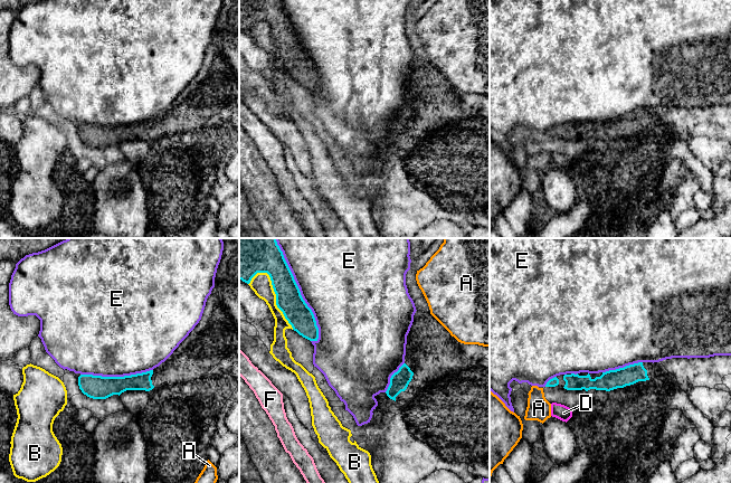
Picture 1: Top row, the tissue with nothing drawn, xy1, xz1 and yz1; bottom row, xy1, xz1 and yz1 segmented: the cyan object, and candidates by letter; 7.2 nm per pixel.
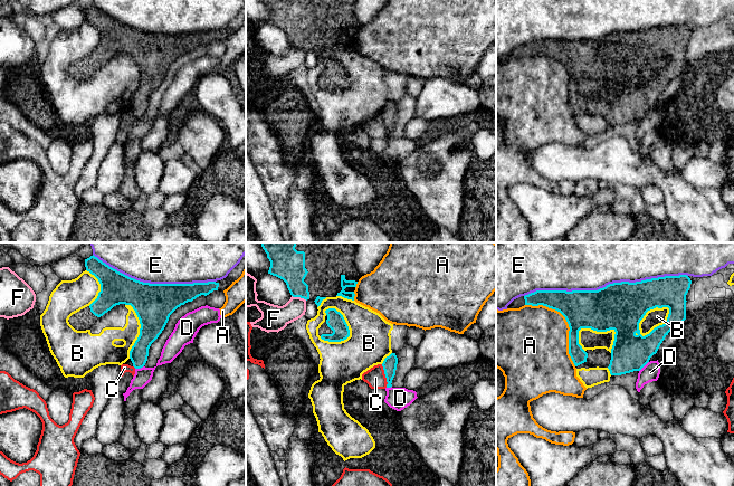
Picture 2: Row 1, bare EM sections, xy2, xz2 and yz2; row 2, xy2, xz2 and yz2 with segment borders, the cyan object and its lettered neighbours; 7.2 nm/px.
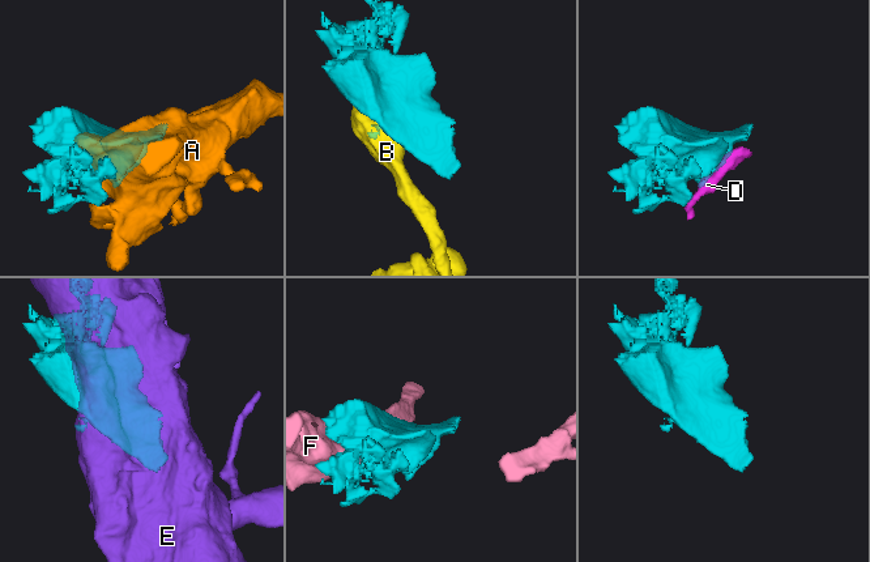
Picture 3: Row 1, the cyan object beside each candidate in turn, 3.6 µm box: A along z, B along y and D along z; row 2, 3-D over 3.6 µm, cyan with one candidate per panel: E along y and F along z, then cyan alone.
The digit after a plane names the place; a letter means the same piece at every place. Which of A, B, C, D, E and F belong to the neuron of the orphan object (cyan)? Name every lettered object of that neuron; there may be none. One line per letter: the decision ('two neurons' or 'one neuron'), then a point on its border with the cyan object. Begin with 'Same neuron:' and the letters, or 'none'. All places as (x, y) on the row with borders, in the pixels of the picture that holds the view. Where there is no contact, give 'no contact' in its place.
Same neuron: none
A: two neurons | yz2 (566, 321)
B: two neurons | yz2 (657, 326)
C: two neurons | xz2 (385, 375)
D: two neurons | yz2 (644, 365)
E: two neurons | yz2 (607, 285)
F: two neurons | xz2 (299, 296)

